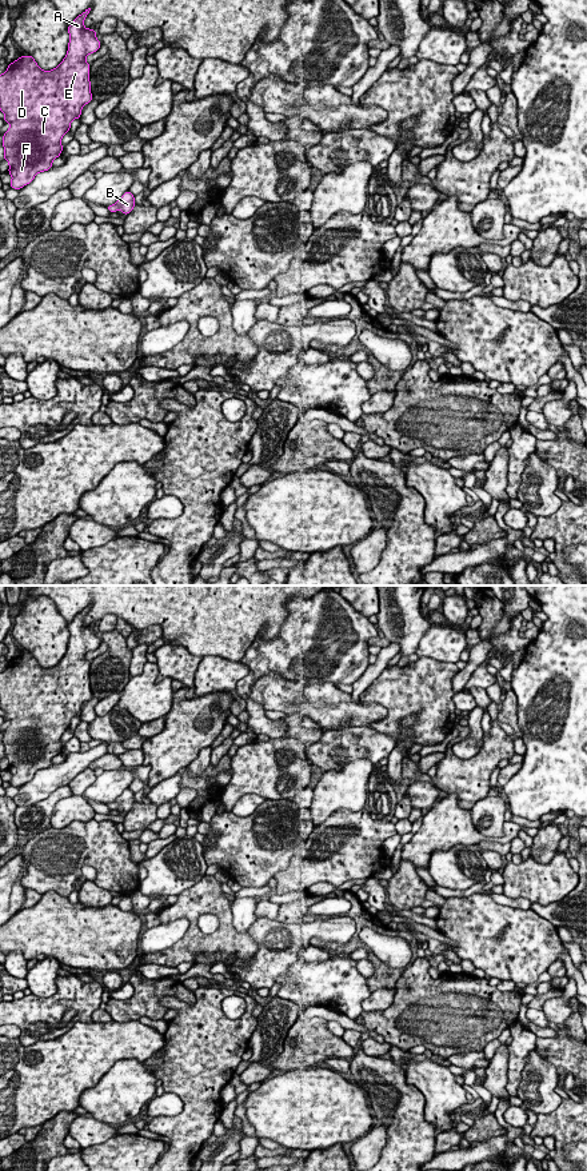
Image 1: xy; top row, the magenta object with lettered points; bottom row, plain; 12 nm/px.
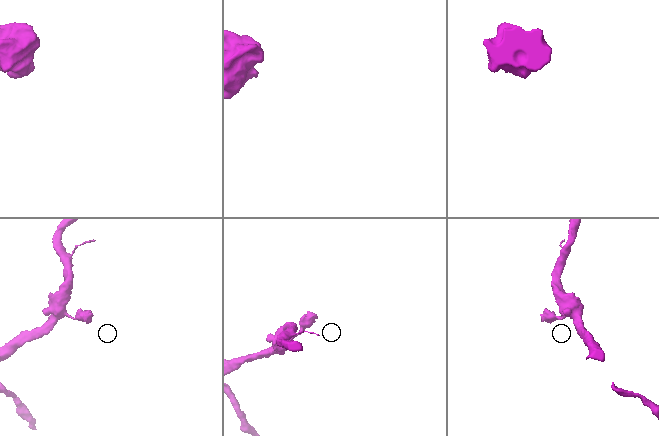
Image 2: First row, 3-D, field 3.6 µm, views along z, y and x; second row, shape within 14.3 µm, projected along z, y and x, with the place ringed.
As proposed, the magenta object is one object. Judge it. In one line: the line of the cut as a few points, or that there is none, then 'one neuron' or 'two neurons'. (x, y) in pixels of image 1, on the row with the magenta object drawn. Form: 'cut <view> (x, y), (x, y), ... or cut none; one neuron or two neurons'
cut none; one neuron

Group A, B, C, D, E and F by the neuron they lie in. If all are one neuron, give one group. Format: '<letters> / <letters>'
A B C D E F

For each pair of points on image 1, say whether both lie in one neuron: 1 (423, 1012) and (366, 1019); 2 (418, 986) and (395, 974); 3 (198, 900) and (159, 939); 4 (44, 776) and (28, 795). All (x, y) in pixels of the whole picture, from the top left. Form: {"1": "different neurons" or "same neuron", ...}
{"1": "same neuron", "2": "different neurons", "3": "different neurons", "4": "same neuron"}

